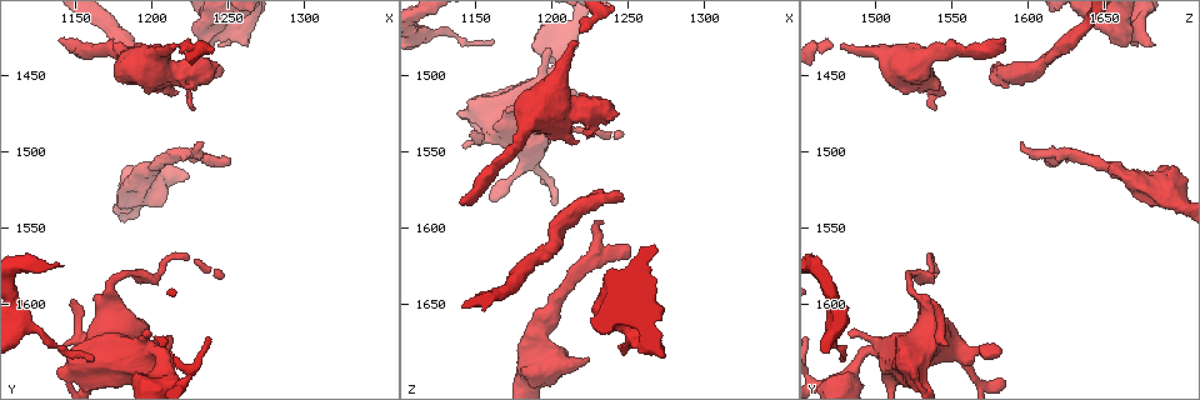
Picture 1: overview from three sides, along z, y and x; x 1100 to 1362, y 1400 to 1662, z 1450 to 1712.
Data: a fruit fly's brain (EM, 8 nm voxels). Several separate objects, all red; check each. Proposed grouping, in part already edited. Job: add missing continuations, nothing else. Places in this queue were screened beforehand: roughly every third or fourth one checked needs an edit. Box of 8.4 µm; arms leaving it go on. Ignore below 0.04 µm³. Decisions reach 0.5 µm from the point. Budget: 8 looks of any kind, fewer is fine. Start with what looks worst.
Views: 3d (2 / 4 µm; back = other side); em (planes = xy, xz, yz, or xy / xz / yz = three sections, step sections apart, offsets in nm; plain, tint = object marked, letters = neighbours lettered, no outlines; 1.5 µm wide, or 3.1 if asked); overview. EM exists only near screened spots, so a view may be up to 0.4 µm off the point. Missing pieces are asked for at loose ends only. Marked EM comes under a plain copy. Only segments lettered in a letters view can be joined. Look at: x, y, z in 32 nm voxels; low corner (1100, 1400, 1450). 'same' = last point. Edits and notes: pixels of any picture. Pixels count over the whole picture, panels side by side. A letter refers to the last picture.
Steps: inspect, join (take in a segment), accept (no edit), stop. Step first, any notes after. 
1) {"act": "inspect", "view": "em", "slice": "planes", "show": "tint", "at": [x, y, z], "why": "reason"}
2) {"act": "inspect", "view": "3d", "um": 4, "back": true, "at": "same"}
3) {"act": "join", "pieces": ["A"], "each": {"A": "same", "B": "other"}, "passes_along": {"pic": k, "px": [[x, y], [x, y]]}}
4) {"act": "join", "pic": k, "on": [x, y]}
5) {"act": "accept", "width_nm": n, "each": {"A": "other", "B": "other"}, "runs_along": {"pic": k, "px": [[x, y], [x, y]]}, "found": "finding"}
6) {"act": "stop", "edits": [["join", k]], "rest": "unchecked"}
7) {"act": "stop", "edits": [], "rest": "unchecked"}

{"act": "inspect", "view": "3d", "um": 4, "at": [1248, 1430, 1680], "why": "branch stops here"}

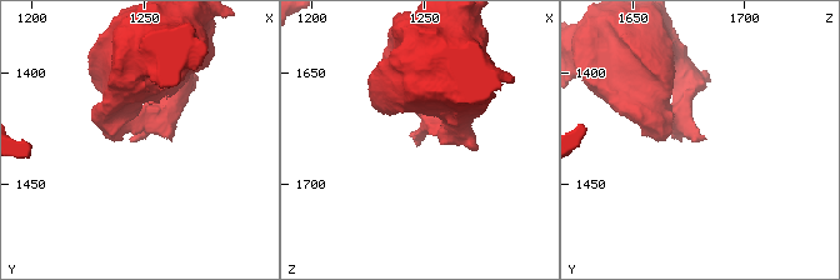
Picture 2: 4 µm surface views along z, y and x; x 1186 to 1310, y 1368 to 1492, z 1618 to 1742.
{"act": "inspect", "view": "em", "slice": "planes", "show": "letters", "at": [1246, 1428, 1682], "why": "need the tissue"}

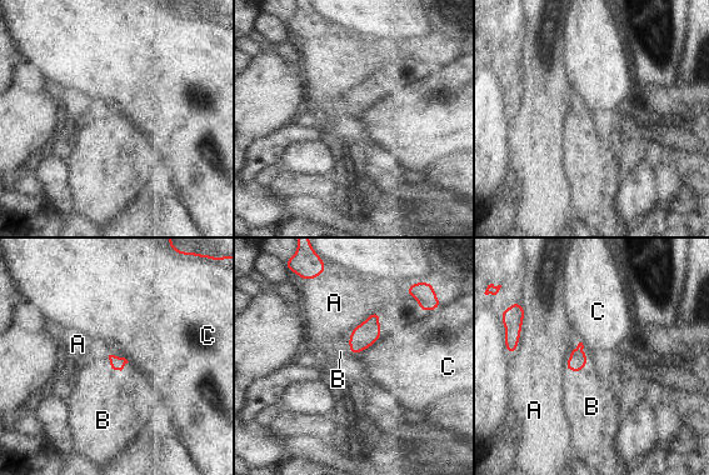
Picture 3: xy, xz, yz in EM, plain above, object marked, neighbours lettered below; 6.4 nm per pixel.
{"act": "join", "pieces": ["B"], "each": {"A": "other", "B": "same", "C": "other"}, "found": "the cell continues"}

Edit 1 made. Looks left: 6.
{"act": "inspect", "view": "3d", "um": 2, "at": [1244, 1444, 1526], "why": "stops while still wide"}

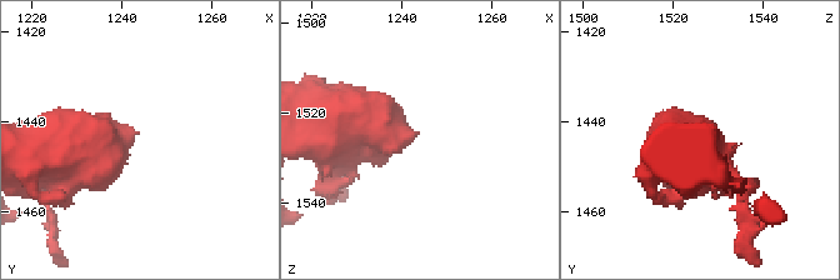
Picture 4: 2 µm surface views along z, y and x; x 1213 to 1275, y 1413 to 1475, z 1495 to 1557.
{"act": "inspect", "view": "em", "slice": "xz", "step": 8, "show": "tint", "at": [1243, 1443, 1524], "why": "now the EM"}

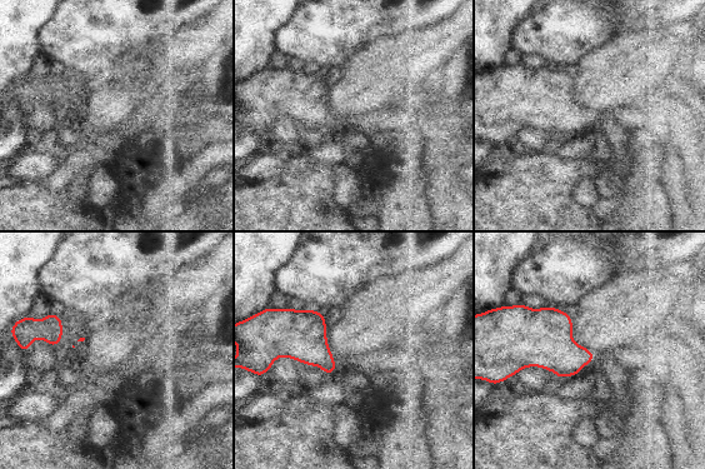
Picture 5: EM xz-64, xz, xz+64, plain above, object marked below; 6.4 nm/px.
{"act": "inspect", "view": "em", "slice": "planes", "show": "letters", "at": "same"}

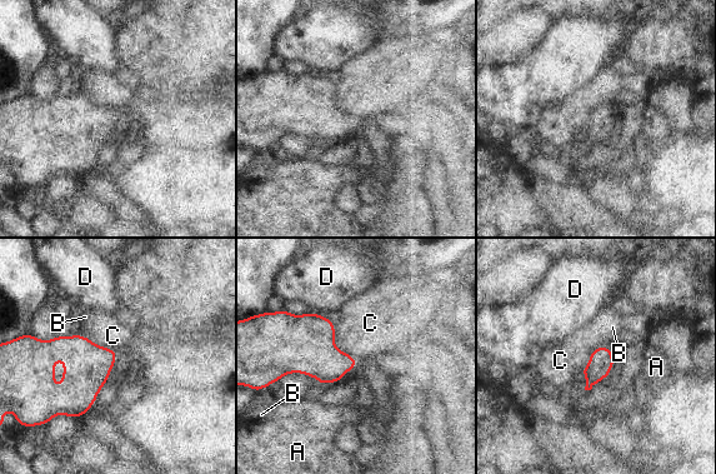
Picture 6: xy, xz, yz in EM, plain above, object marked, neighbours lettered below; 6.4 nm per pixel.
{"act": "accept", "each": {"A": "other", "B": "other", "C": "other", "D": "other"}, "border": {"pic": 6, "px": [[334, 340], [338, 349], [350, 355]]}, "found": "none of them fits"}

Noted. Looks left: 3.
{"act": "inspect", "view": "em", "slice": "planes", "show": "tint", "at": [1246, 1446, 1580], "why": "stops while still wide"}

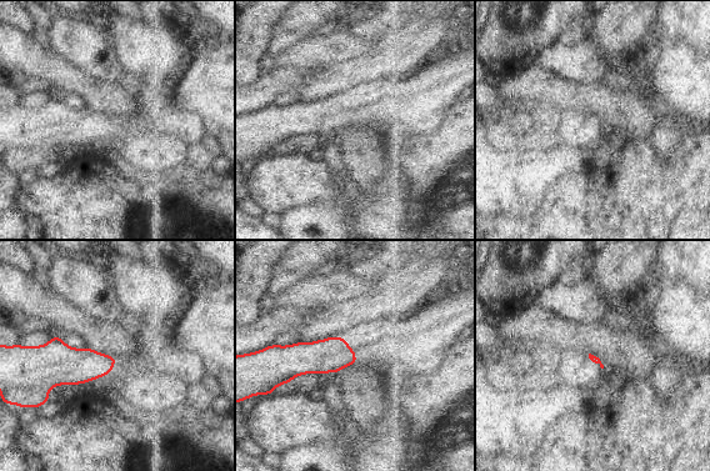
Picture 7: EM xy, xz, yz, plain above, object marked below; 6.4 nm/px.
{"act": "inspect", "view": "em", "slice": "planes", "show": "letters", "at": "same", "why": "see the neighbours"}

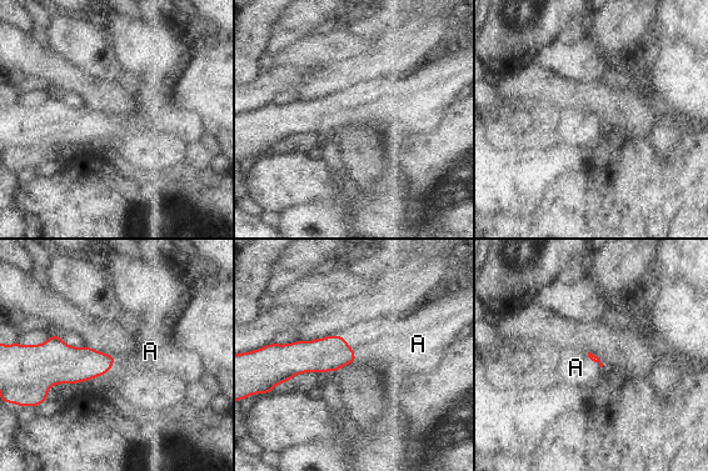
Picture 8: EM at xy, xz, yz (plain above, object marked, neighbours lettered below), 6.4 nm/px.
{"act": "join", "pieces": ["A"], "each": {"A": "same"}, "passes_along": {"pic": 8, "px": [[330, 354], [352, 347], [382, 344]]}, "found": "it goes on there"}

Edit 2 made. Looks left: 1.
{"act": "stop", "edits": [["join", 3], ["join", 8]], "rest": "unchecked"}

